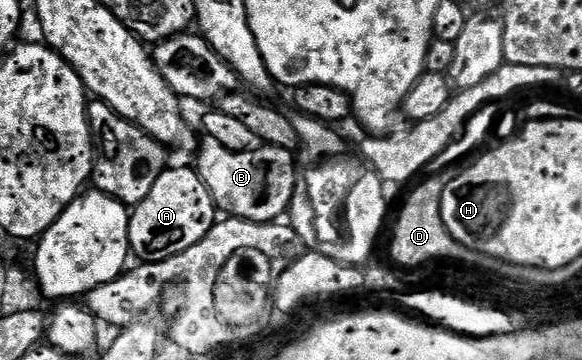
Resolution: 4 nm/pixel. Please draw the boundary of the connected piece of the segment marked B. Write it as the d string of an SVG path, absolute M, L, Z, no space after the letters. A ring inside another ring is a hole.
M204 138L202 142L199 147L197 170L201 181L205 181L205 189L209 189L220 212L225 211L223 213L228 216L247 219L249 222L266 224L282 220L290 212L291 198L295 195L297 186L297 159L288 148L259 145L250 151L230 151L209 138Z

